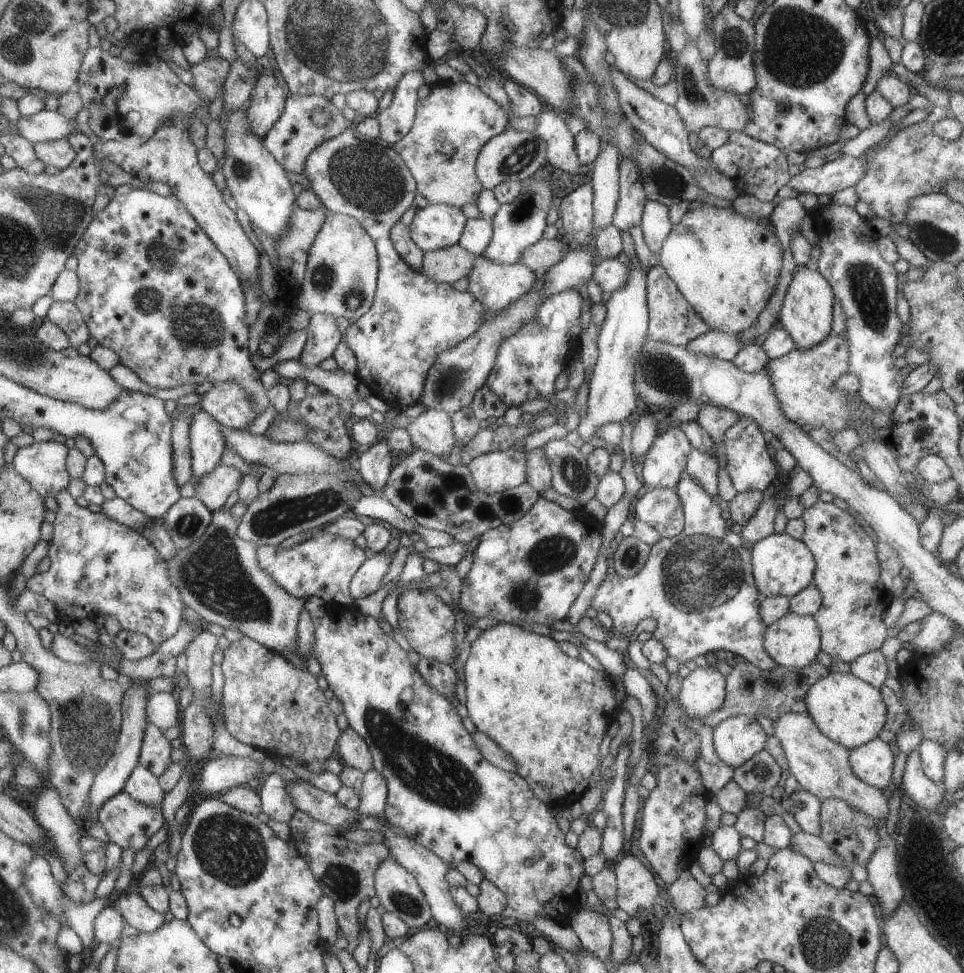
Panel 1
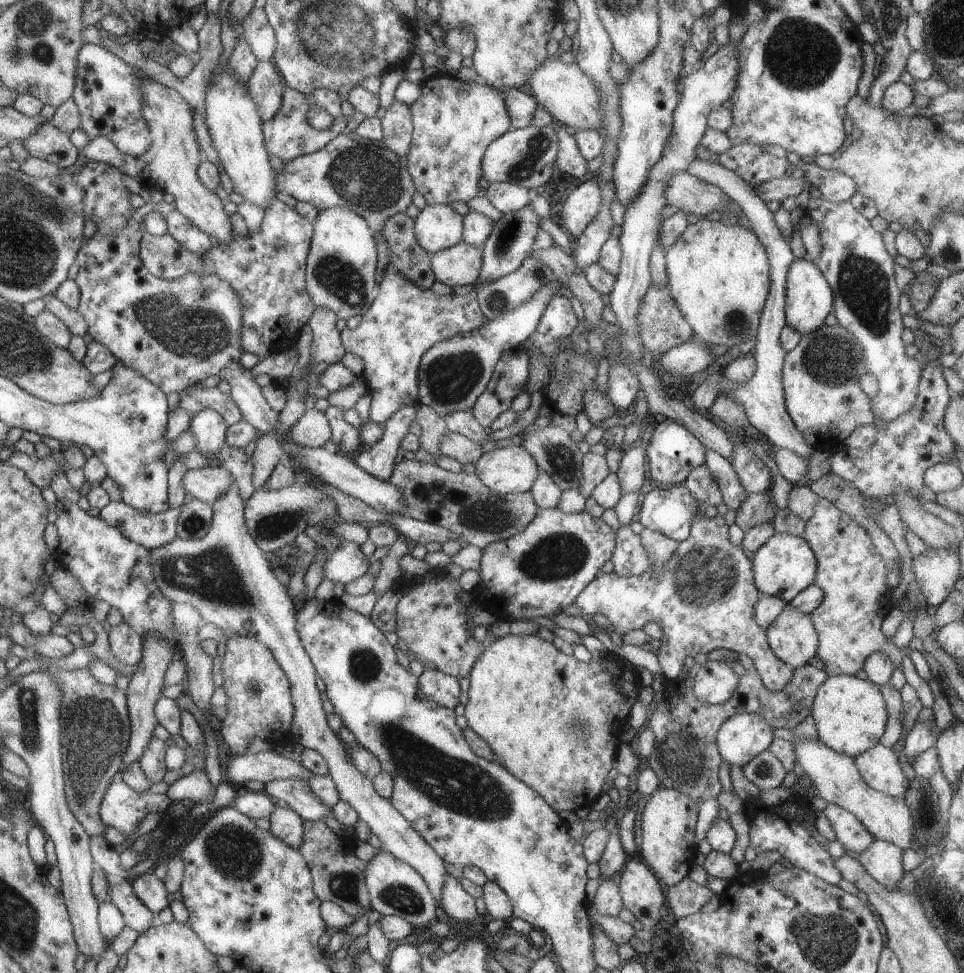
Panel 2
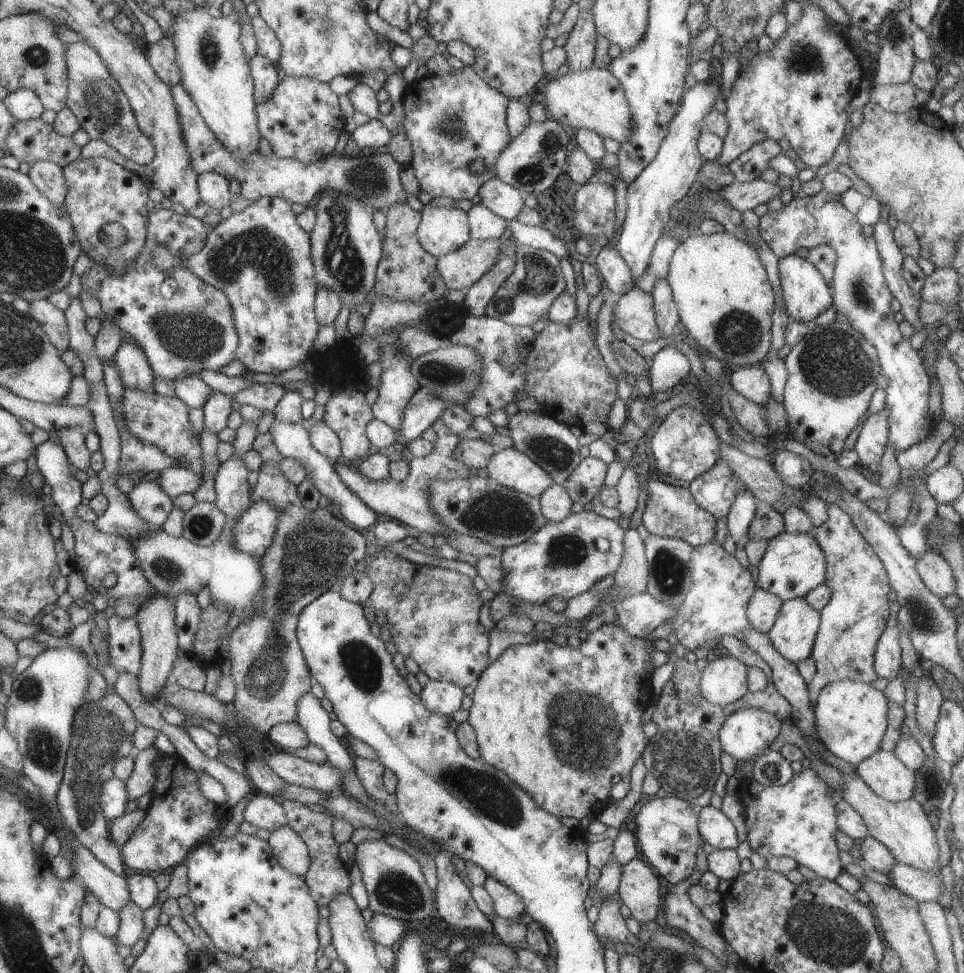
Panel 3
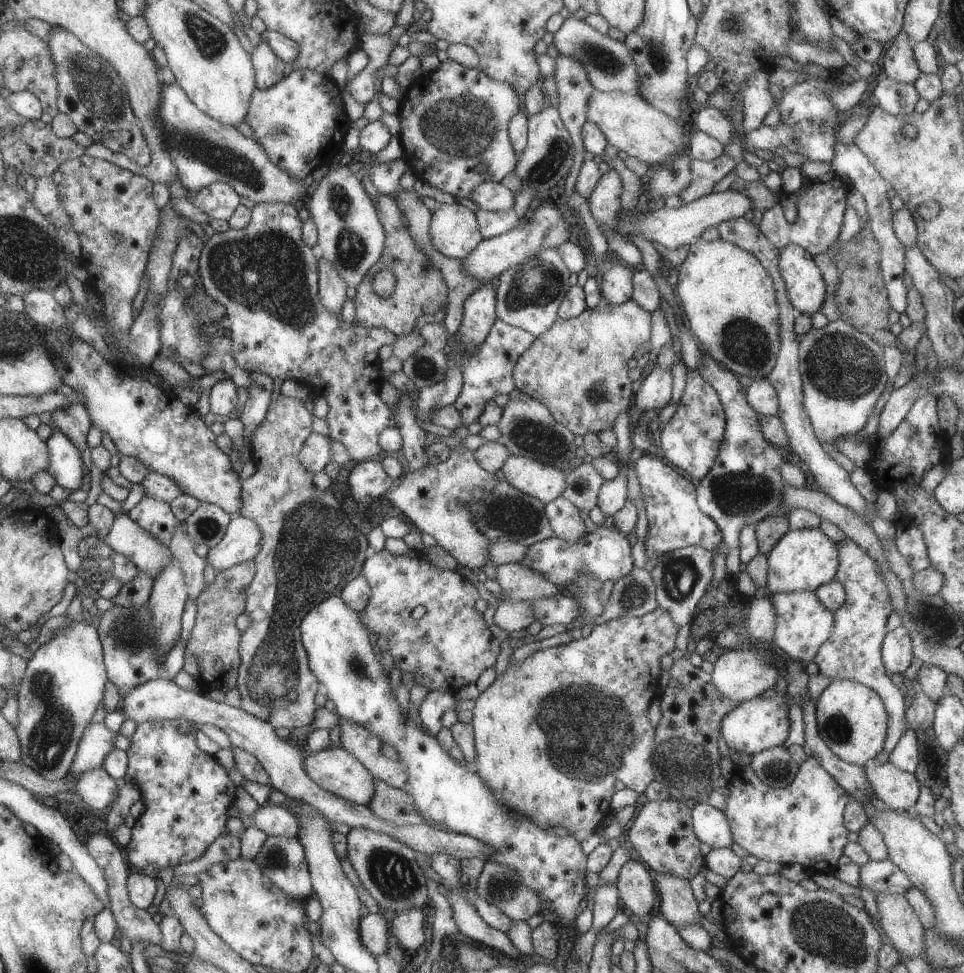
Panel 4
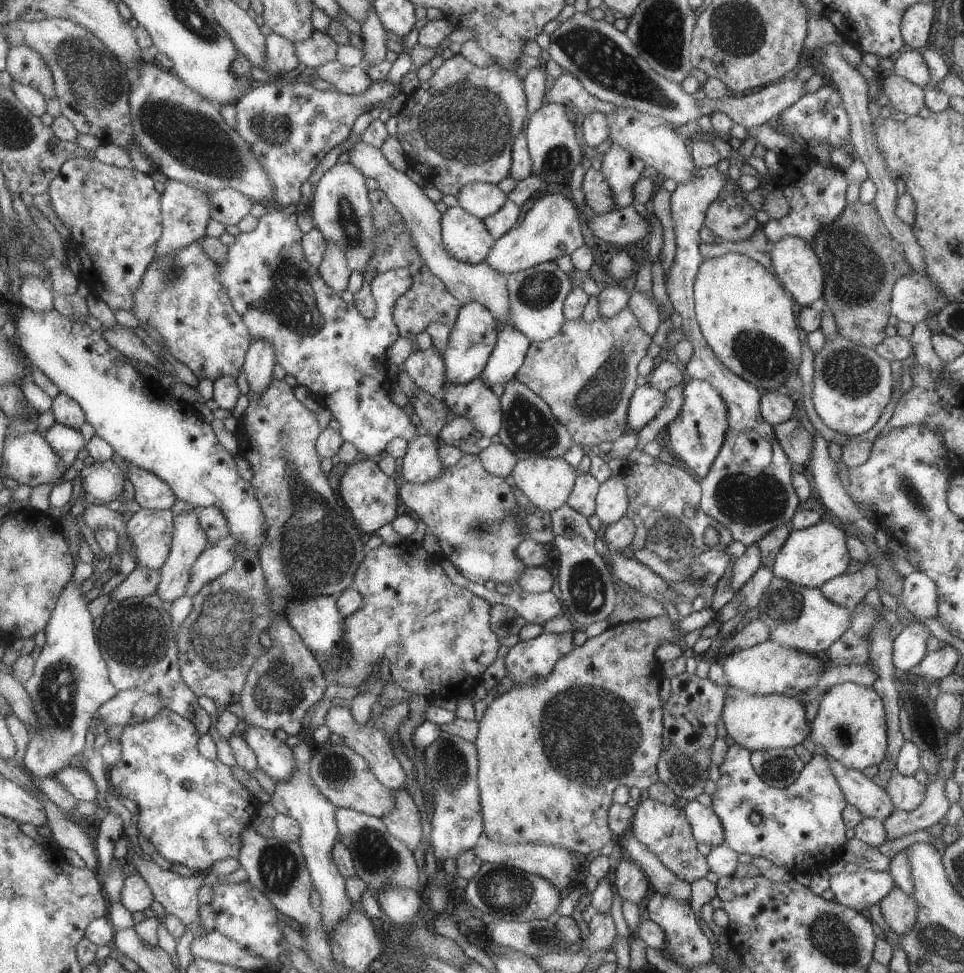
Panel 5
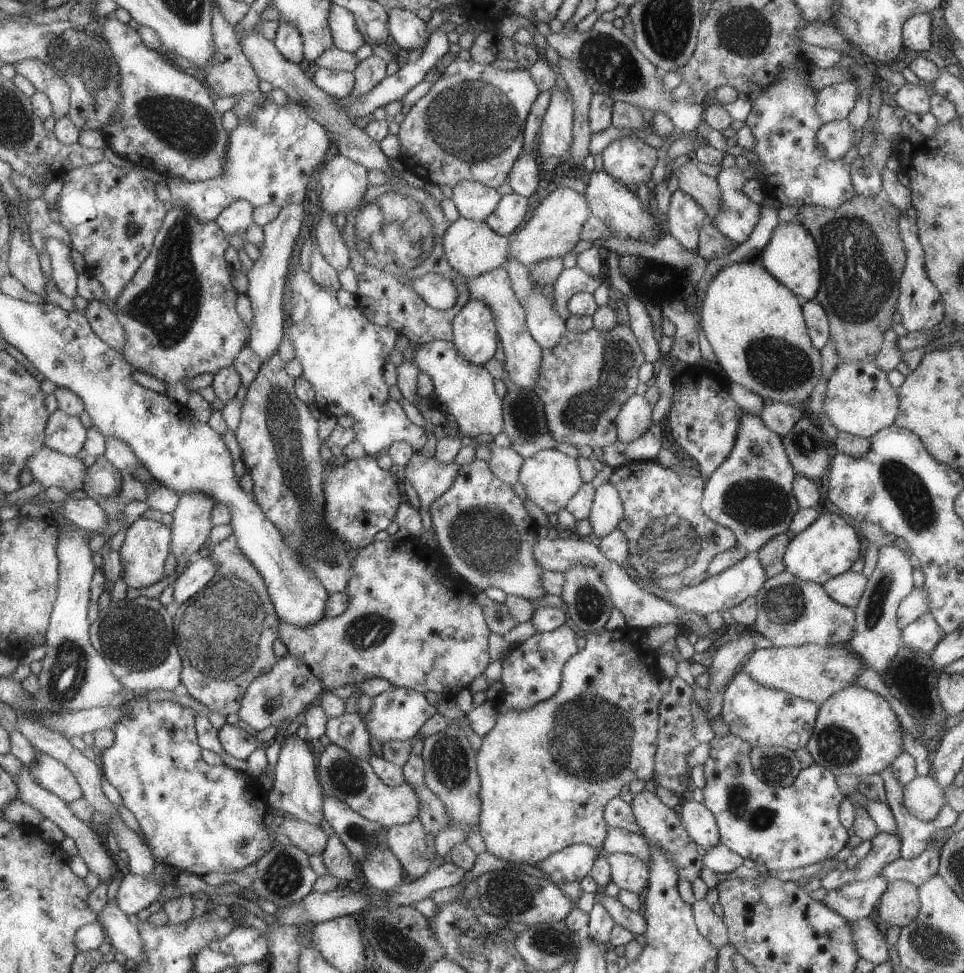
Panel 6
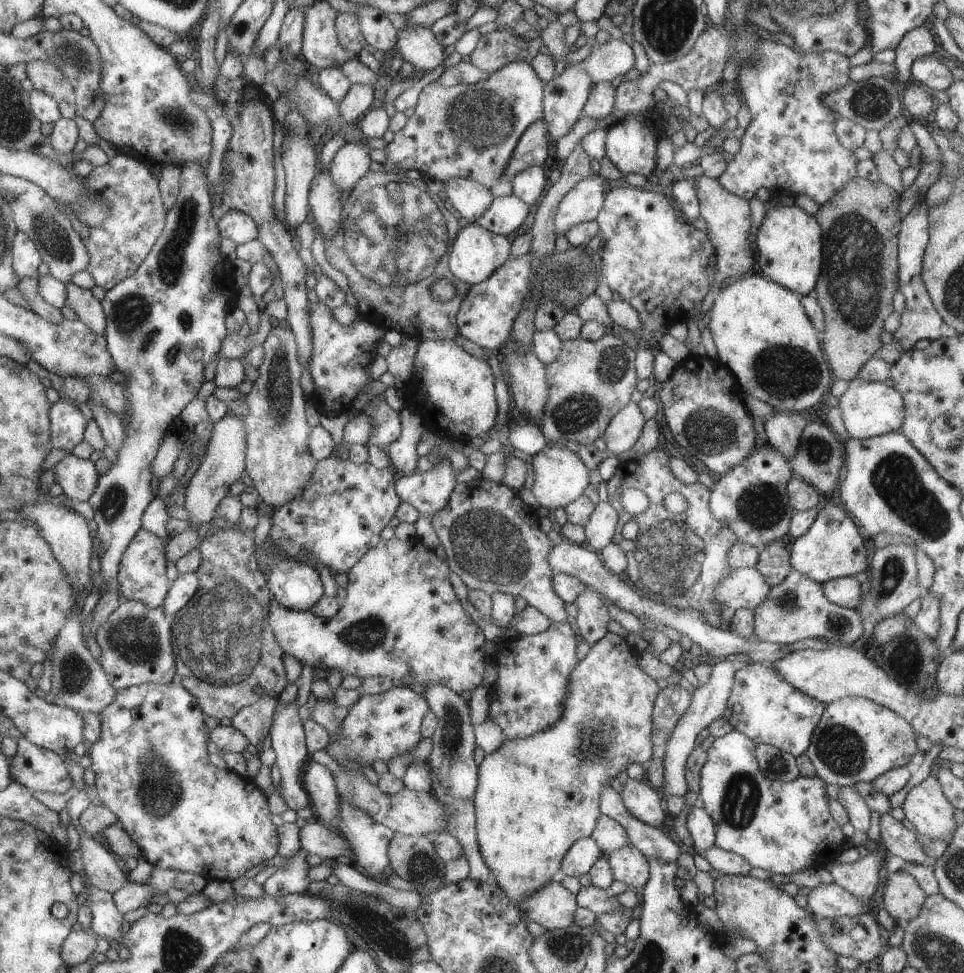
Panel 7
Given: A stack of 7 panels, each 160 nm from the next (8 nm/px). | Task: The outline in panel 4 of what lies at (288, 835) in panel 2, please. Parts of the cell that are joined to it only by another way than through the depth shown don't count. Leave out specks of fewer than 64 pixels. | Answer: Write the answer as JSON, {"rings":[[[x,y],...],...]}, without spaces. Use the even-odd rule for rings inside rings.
{"rings":[[[268,836],[254,860],[263,876],[289,898],[305,902],[312,894],[303,847],[296,838]]]}

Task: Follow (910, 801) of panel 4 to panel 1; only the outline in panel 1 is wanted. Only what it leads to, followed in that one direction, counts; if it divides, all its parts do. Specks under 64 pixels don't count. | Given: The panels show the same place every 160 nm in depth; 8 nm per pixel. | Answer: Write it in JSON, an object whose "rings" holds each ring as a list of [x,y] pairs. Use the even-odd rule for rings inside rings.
{"rings":[[[878,737],[848,751],[848,762],[856,778],[869,787],[883,790],[891,784],[894,756]]]}

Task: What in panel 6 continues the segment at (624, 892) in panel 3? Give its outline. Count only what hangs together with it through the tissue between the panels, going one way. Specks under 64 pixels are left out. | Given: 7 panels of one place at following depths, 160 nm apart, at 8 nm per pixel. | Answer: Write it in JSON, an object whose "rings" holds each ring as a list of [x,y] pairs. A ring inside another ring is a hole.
{"rings":[[[629,853],[605,855],[610,866],[610,880],[620,889],[640,894],[648,883],[648,866]]]}

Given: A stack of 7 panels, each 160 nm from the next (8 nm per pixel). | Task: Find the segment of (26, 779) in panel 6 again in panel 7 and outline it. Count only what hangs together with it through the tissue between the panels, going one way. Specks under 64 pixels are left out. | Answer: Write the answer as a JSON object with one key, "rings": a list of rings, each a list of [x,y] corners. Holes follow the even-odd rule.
{"rings":[[[85,832],[79,836],[85,878],[100,891],[107,891],[109,894],[117,892],[128,882],[128,878],[113,858],[113,852],[105,850]]]}

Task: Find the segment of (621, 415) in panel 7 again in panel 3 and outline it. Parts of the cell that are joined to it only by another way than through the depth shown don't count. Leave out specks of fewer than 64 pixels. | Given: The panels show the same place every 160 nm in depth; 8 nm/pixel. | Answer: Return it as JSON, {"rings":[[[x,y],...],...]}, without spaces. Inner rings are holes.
{"rings":[[[674,346],[660,349],[650,360],[648,379],[654,399],[663,397],[666,389],[675,386],[690,372],[687,358]]]}

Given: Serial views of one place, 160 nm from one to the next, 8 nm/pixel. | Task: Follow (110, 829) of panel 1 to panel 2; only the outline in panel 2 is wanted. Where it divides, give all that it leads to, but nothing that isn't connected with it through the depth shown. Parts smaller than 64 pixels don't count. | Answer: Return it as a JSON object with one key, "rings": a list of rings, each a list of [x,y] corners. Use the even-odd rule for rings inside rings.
{"rings":[[[120,779],[109,784],[98,813],[104,825],[116,828],[127,838],[147,813],[163,814],[169,804],[166,793],[139,794]]]}

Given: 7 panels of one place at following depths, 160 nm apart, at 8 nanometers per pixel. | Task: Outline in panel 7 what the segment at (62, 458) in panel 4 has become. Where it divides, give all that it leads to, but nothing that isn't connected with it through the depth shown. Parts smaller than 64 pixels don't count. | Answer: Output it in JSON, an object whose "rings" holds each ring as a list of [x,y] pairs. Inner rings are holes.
{"rings":[[[56,401],[48,410],[50,420],[50,441],[54,448],[71,449],[83,440],[86,425],[83,414],[69,402]]]}

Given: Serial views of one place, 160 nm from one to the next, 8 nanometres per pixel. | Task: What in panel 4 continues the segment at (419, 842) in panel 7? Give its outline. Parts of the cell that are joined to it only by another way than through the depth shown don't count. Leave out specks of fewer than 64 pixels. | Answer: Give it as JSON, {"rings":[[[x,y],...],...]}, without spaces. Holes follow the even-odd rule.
{"rings":[[[374,778],[373,782],[374,793],[368,804],[373,816],[398,827],[423,822],[409,793],[386,785],[379,779]]]}

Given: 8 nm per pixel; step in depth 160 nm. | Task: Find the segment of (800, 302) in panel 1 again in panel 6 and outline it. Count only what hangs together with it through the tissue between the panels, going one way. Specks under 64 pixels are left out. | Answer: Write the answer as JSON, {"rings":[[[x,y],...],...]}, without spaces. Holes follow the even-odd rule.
{"rings":[[[780,221],[774,226],[770,239],[762,248],[758,258],[762,262],[762,267],[777,282],[788,288],[793,294],[801,298],[801,301],[813,300],[820,285],[820,260],[817,245],[811,233],[799,222]]]}

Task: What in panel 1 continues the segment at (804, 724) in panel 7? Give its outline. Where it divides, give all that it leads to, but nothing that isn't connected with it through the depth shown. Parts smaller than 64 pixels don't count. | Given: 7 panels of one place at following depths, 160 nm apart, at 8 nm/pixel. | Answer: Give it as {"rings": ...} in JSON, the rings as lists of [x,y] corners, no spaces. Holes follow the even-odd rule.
{"rings":[[[736,715],[719,722],[712,732],[717,758],[735,769],[764,749],[767,736],[755,717]]]}

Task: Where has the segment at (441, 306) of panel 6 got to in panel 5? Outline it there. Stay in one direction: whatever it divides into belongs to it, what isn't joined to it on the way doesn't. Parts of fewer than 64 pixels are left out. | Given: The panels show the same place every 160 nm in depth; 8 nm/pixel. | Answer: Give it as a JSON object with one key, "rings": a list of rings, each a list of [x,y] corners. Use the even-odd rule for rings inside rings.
{"rings":[[[274,206],[273,210],[258,218],[252,232],[235,236],[234,244],[227,246],[227,262],[221,265],[216,263],[220,268],[220,283],[247,327],[250,339],[272,342],[276,363],[286,374],[293,376],[297,384],[306,386],[319,407],[330,410],[339,423],[338,433],[344,442],[350,442],[365,458],[376,459],[384,453],[391,439],[402,438],[409,442],[417,436],[417,427],[389,398],[391,380],[387,376],[386,360],[387,347],[398,337],[391,309],[396,298],[412,285],[412,274],[405,267],[376,274],[369,284],[375,310],[373,318],[366,319],[358,313],[353,303],[348,304],[340,296],[335,296],[319,273],[307,264],[300,243],[302,232],[295,219],[295,214],[283,214]]]}

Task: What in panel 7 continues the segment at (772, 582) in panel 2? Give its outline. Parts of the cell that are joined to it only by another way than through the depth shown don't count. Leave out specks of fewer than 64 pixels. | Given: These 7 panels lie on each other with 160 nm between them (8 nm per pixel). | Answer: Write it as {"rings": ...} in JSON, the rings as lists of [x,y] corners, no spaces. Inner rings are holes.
{"rings":[[[837,504],[819,510],[809,530],[791,544],[790,565],[793,571],[823,584],[837,577],[852,577],[857,572],[867,572],[869,564],[866,562],[866,547],[867,543],[859,535],[850,516]]]}

